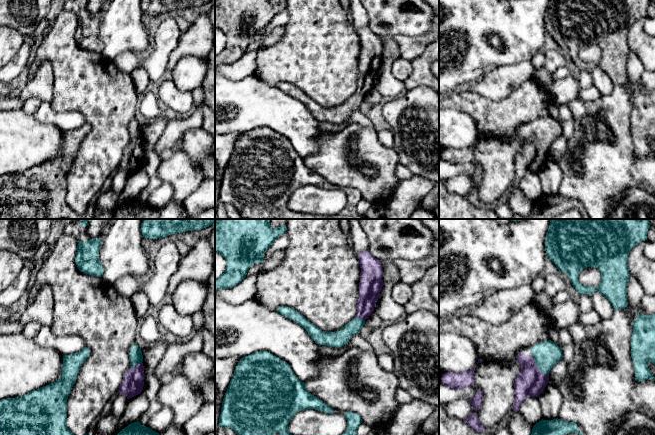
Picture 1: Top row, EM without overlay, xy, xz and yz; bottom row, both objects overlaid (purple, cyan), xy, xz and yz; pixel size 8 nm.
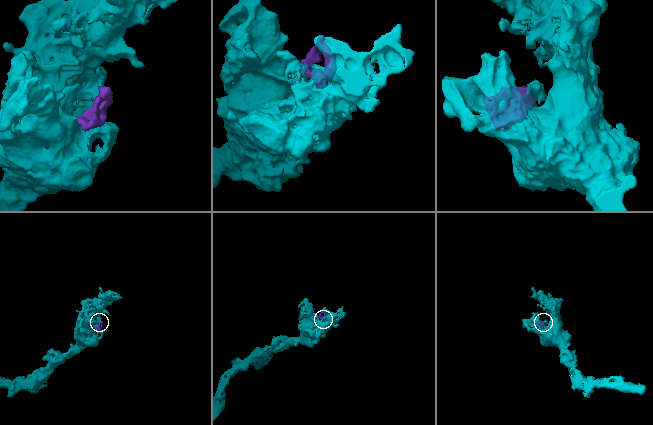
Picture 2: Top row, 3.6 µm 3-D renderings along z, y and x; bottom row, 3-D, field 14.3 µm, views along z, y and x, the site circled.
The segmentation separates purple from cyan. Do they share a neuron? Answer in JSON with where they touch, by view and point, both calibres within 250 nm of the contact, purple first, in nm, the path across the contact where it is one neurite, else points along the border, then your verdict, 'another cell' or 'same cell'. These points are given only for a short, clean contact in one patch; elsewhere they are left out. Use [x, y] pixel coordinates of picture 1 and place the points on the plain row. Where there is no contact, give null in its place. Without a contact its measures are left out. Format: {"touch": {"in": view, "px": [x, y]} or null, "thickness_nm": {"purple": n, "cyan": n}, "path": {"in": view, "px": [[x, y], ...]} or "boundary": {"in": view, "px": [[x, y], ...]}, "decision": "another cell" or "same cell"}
{"touch": {"in": "yz", "px": [538, 145]}, "thickness_nm": {"purple": 220, "cyan": 220}, "decision": "same cell"}

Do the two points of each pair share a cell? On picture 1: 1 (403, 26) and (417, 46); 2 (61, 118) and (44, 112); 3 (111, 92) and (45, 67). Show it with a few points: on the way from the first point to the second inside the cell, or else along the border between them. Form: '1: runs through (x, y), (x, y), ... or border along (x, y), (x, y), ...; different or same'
1: border along (428, 30), (416, 36), (392, 36); different
2: runs through (57, 118), (48, 115); same
3: border along (44, 60), (47, 60), (52, 68), (52, 94); different

